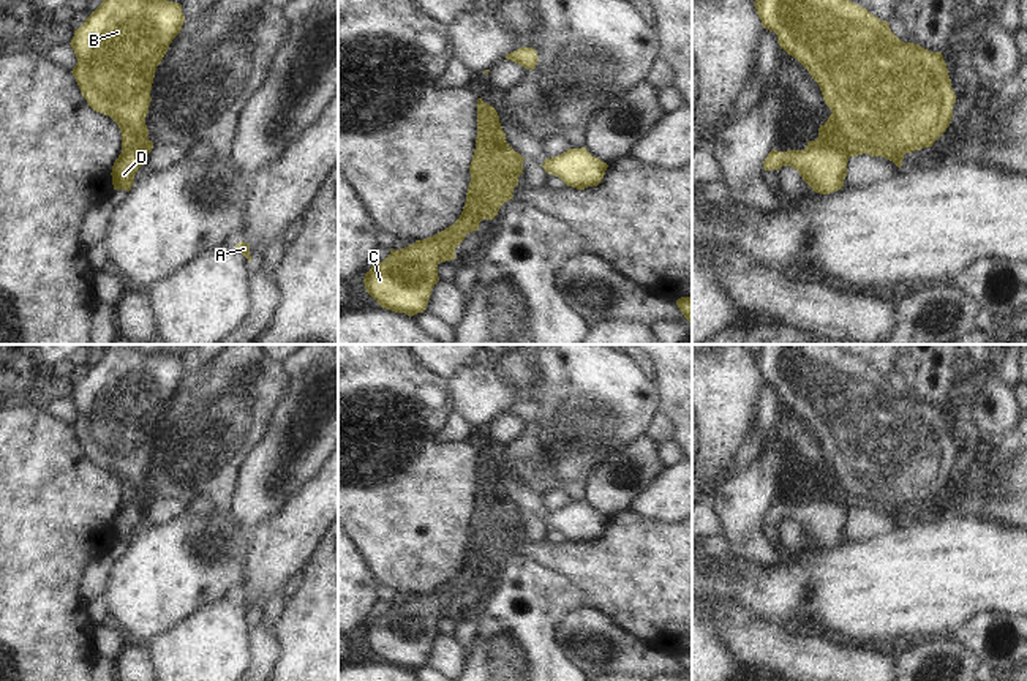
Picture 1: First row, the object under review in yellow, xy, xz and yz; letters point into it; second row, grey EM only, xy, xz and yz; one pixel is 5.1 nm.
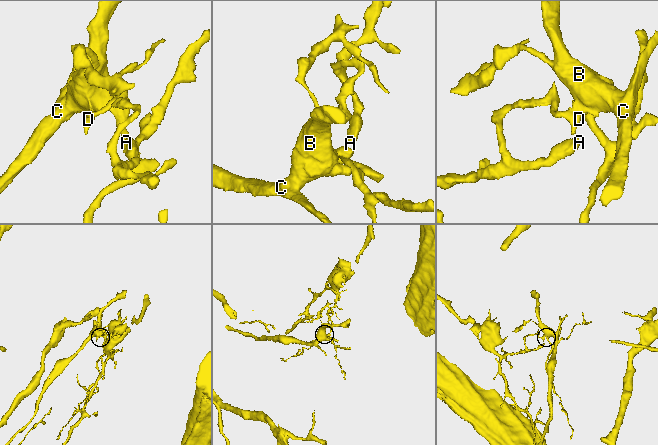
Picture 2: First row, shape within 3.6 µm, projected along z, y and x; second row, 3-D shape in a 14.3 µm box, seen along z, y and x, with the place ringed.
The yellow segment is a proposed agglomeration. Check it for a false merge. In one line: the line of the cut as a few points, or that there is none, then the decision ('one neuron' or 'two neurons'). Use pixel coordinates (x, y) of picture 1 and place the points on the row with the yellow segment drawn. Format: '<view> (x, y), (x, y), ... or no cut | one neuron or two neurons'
yz (808, 144), (841, 149), (849, 157) | two neurons

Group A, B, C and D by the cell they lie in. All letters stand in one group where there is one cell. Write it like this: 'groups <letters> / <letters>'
groups A D / B C

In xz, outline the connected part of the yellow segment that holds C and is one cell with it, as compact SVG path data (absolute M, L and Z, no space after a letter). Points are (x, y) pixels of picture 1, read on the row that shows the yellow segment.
M493 106L490 115L488 137L476 137L471 182L460 218L433 237L390 250L382 262L365 273L365 289L382 308L408 316L423 313L439 281L438 264L455 259L455 248L465 237L479 231L483 218L493 220L501 205L514 199L525 158L507 144Z

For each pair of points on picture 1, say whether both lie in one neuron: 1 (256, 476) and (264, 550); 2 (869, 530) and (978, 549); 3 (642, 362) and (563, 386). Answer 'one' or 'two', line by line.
1: two
2: two
3: two

